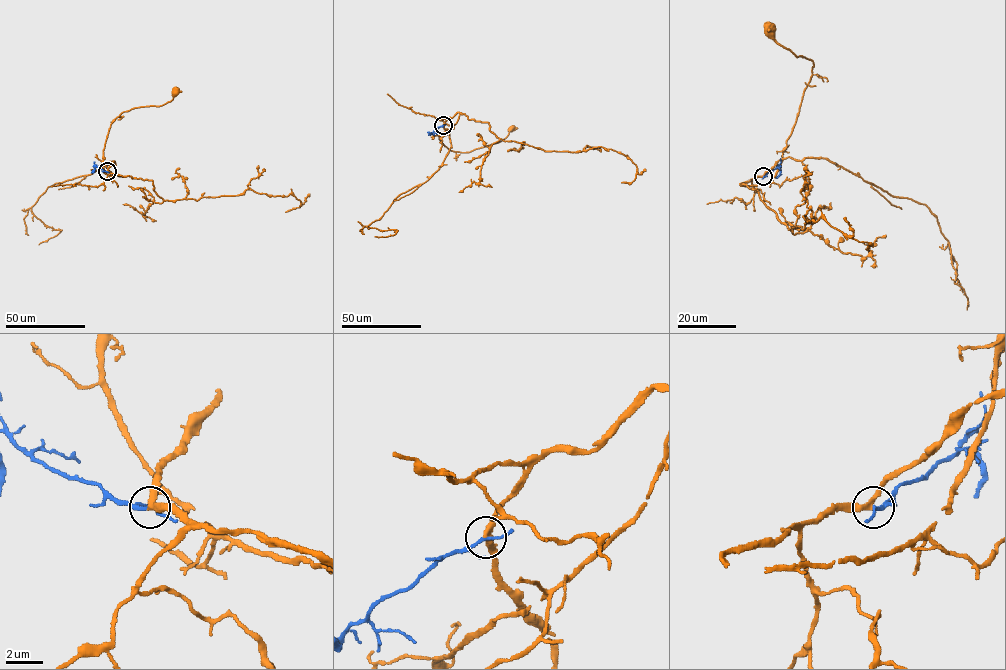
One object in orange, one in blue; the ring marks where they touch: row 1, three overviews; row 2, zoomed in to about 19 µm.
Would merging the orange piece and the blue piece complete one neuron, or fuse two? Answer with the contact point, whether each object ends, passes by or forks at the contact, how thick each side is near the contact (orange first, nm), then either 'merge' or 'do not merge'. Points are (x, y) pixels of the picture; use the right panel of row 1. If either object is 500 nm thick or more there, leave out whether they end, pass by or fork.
place (763, 176); orange passes by; blue forks; calibres 280 and 130 nm; merge

